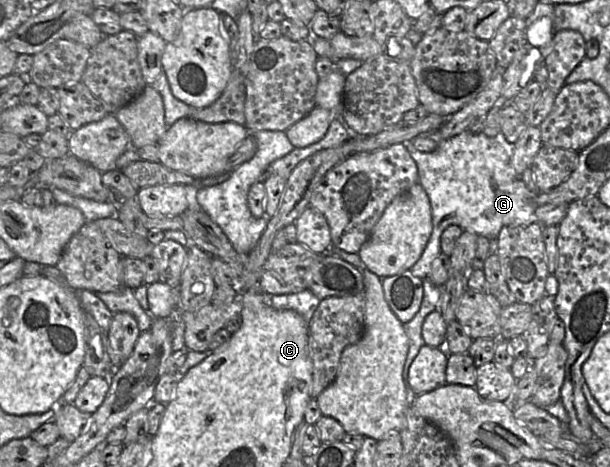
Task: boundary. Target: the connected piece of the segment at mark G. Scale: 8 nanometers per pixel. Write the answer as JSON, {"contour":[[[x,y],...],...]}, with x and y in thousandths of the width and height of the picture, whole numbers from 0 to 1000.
{"contour":[[[764,278],[743,296],[720,300],[716,319],[705,328],[680,321],[672,304],[661,308],[666,310],[684,353],[687,392],[703,422],[708,460],[705,512],[690,550],[672,576],[679,591],[689,597],[702,593],[708,561],[723,540],[723,503],[738,482],[749,482],[759,495],[769,495],[784,505],[813,512],[828,484],[866,484],[882,473],[877,458],[880,441],[875,433],[880,413],[869,409],[848,375],[838,351],[836,315],[820,296],[803,296],[792,283],[775,287]]]}

